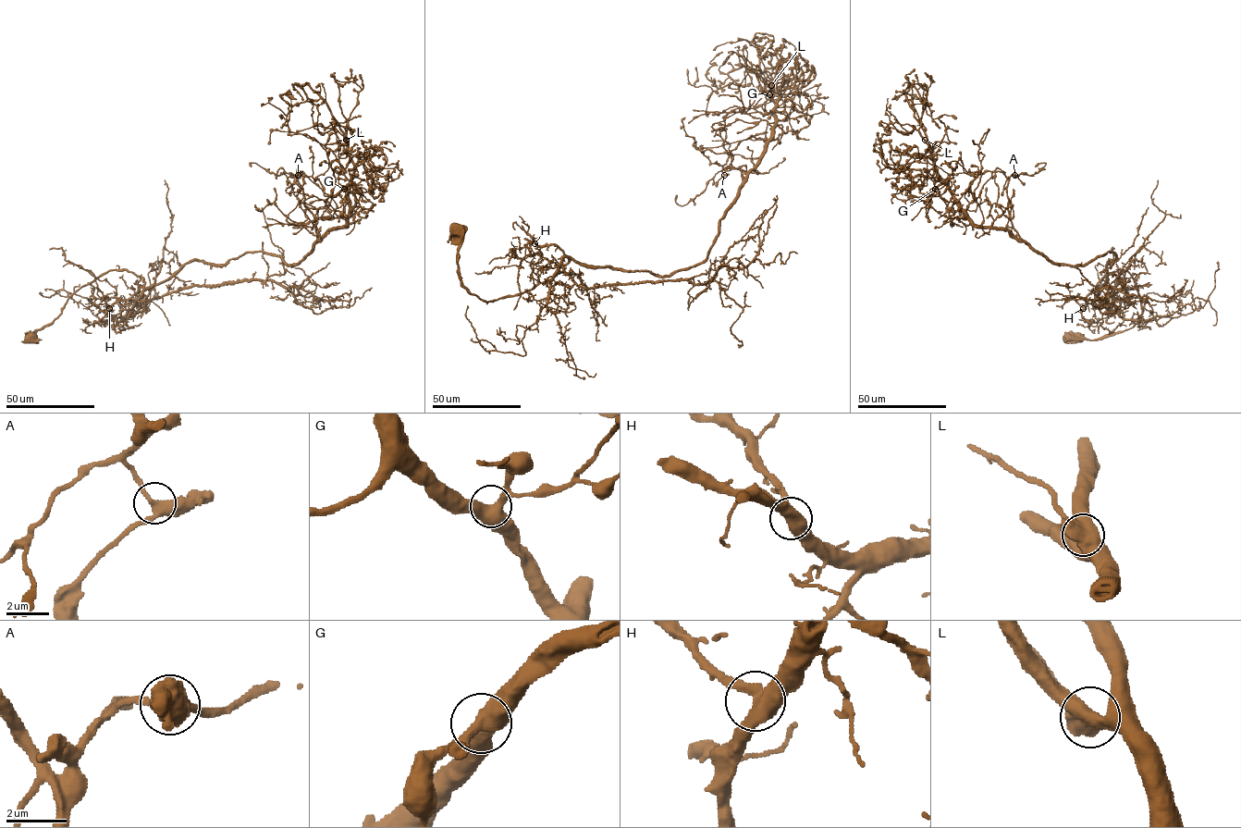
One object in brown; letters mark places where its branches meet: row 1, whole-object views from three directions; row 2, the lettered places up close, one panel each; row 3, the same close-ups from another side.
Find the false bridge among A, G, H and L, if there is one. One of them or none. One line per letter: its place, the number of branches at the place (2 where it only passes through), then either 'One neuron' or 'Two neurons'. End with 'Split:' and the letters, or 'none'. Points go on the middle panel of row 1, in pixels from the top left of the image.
A: Place: (724, 175). Branches: 3. One neuron
G: Place: (769, 94). Branches: 3. One neuron
H: Place: (534, 243). Branches: 3. One neuron
L: Place: (771, 85). Branches: 3. Two neurons
Split: L

